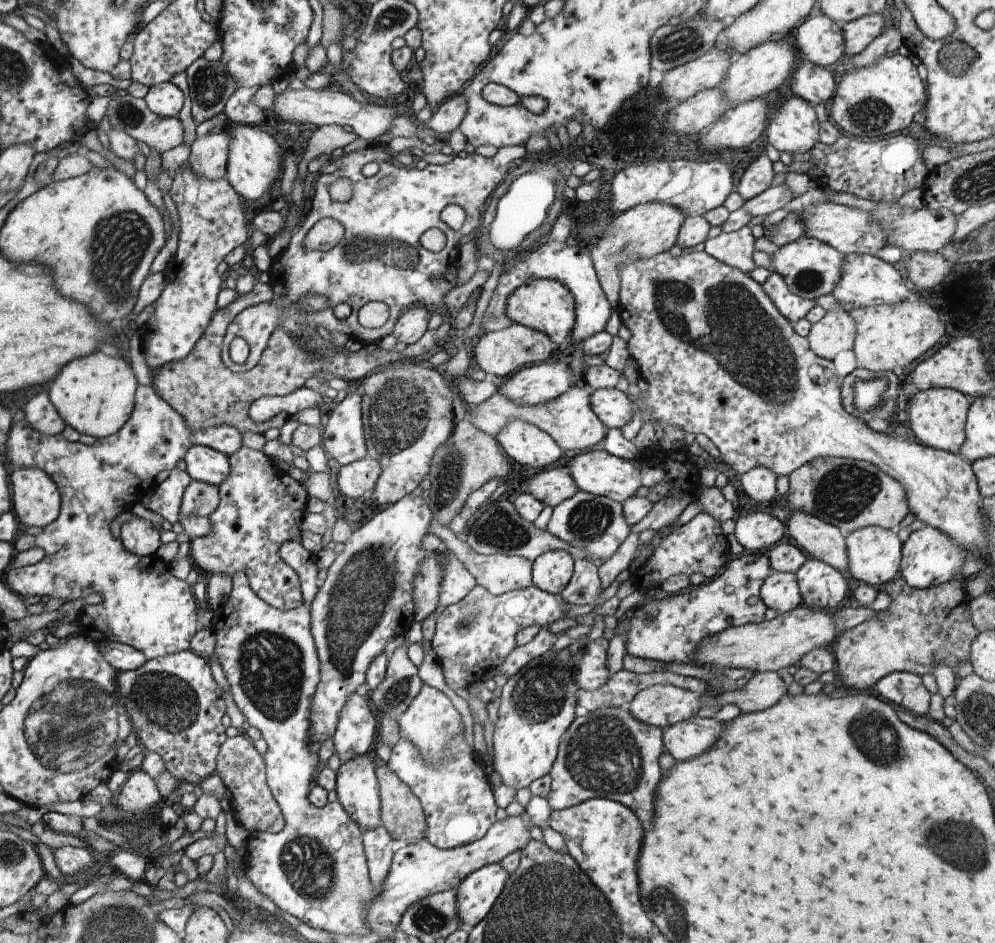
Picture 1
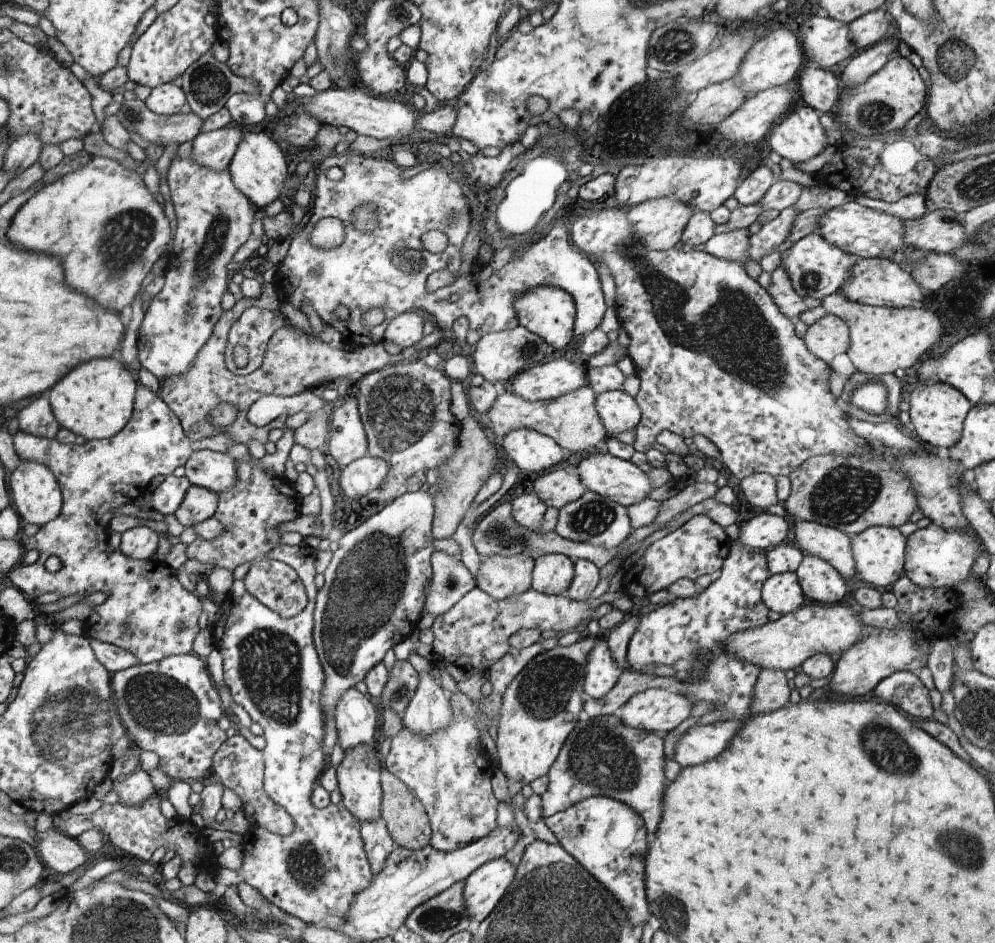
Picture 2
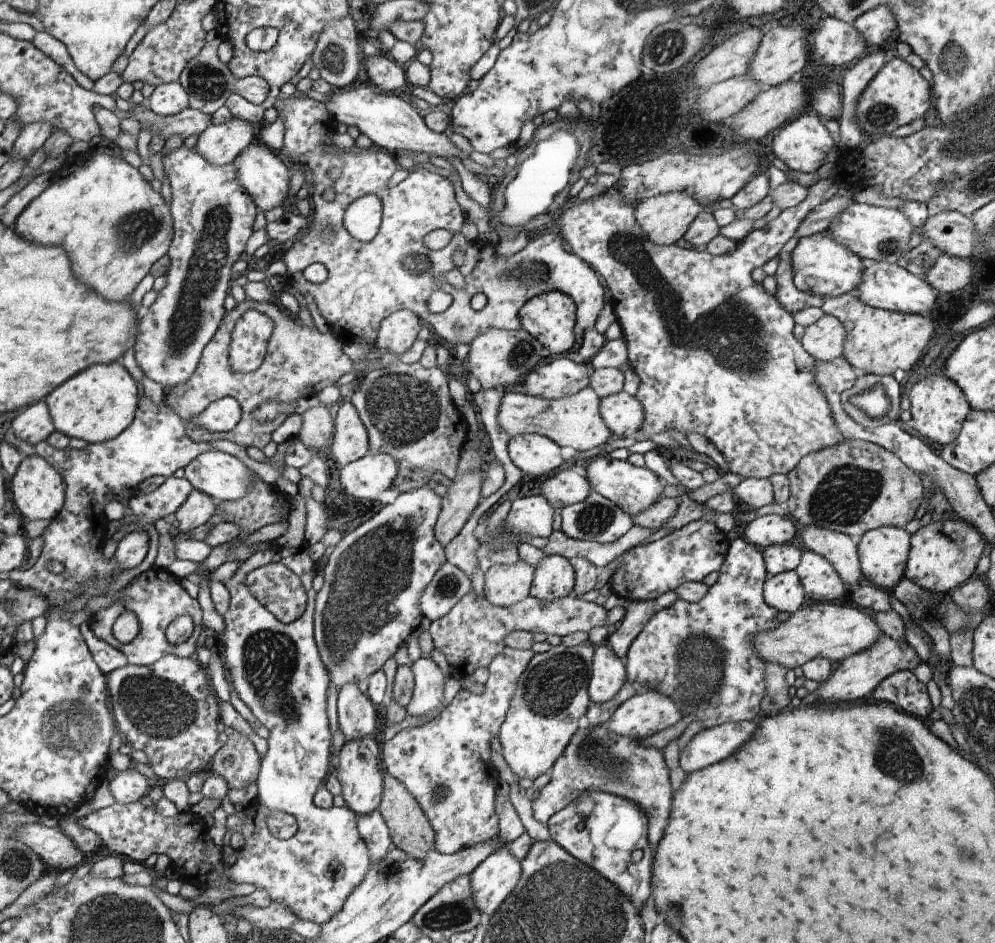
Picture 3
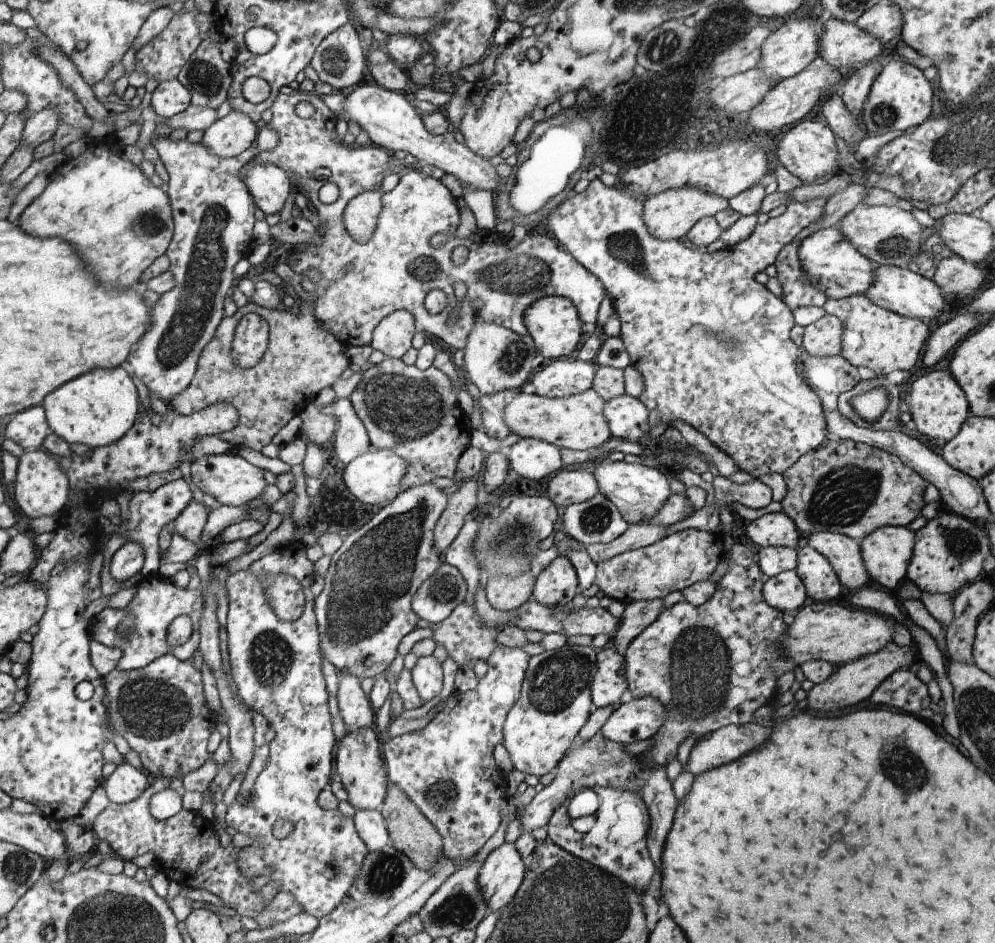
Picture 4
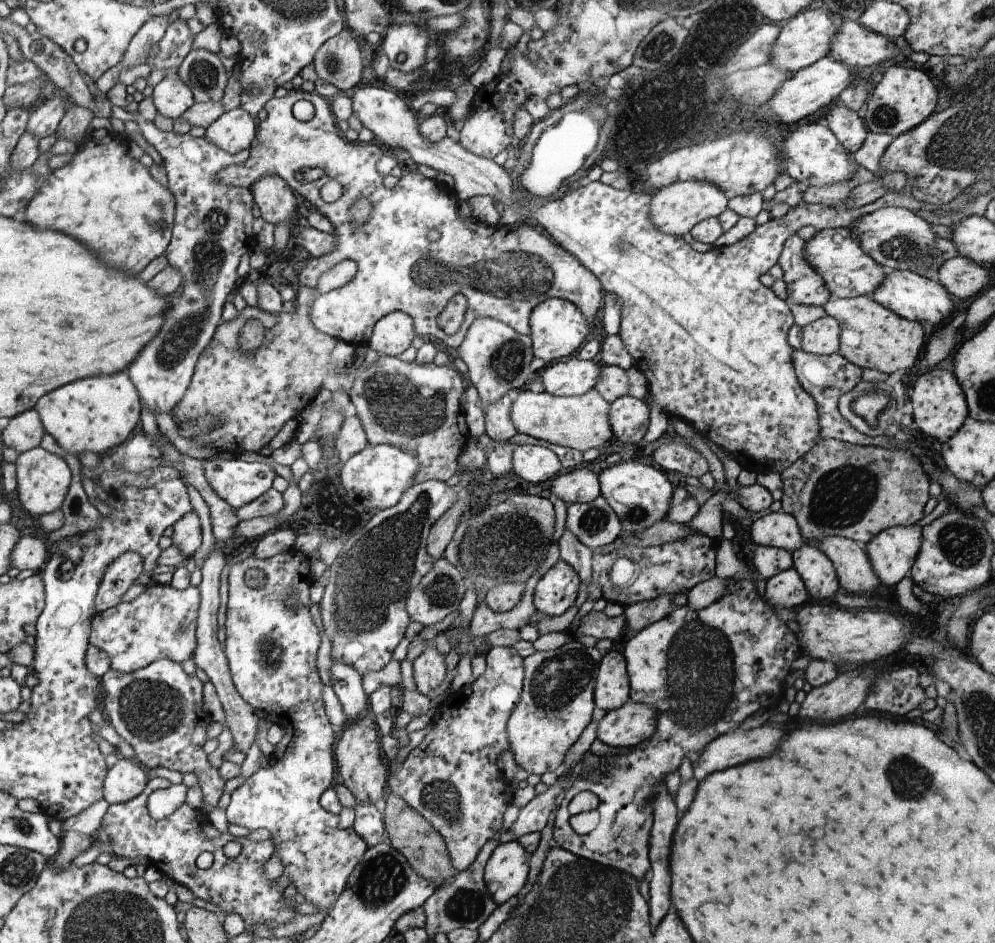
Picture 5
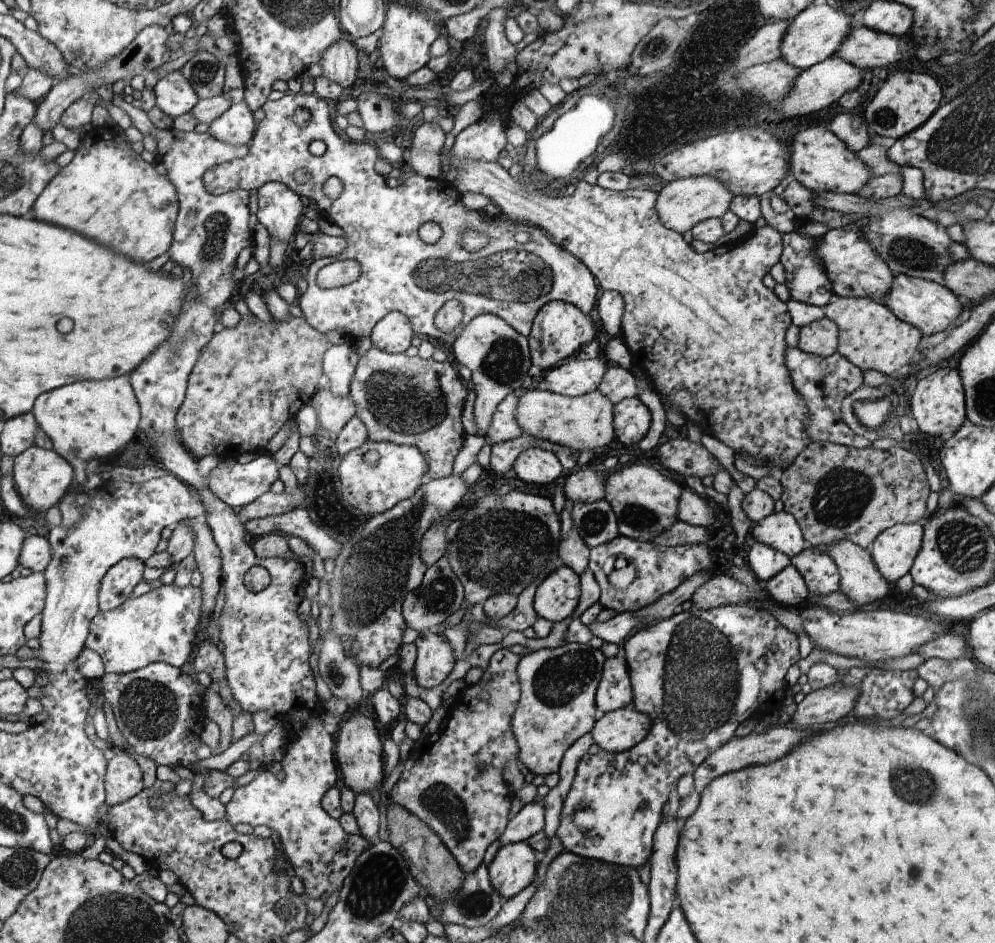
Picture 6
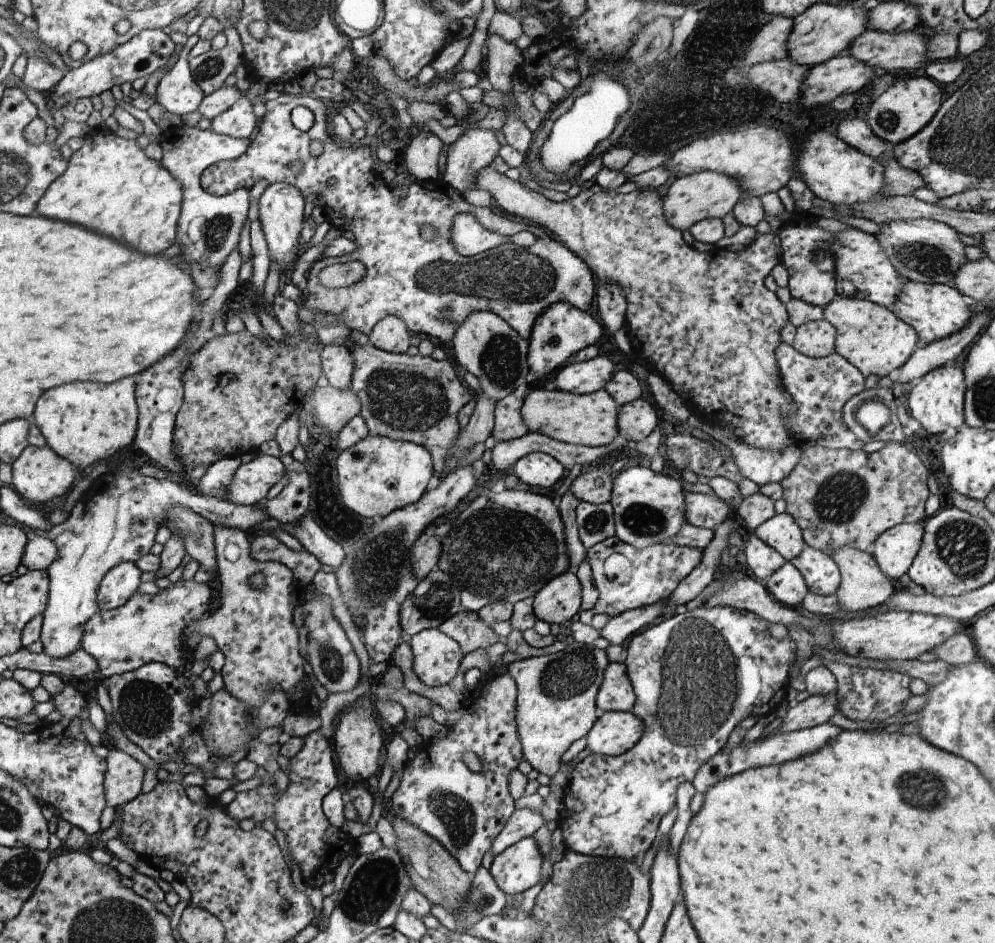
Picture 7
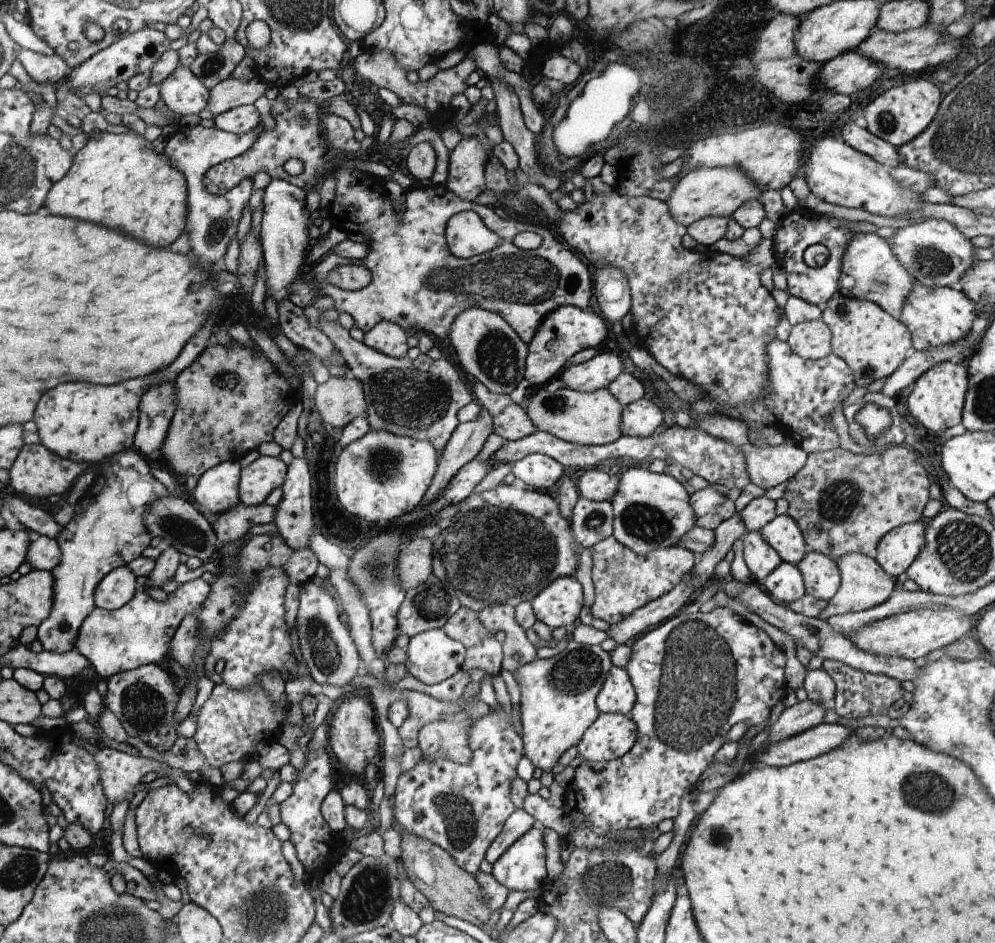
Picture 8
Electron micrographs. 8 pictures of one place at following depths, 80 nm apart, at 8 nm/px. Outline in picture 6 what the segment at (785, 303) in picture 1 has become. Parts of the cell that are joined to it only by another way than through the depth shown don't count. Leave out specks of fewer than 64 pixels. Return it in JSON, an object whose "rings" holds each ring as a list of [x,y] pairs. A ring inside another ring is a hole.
{"rings":[[[797,231],[783,234],[783,254],[780,263],[786,270],[785,286],[788,288],[790,299],[799,301],[808,305],[824,308],[835,297],[831,290],[831,283],[828,281],[826,268],[822,264],[822,260],[816,254],[816,244],[820,237],[802,236]]]}

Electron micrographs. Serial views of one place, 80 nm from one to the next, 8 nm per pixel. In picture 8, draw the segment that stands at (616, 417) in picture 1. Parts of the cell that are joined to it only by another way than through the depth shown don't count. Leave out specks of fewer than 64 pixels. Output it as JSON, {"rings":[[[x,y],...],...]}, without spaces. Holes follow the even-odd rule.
{"rings":[[[648,398],[628,404],[623,414],[623,435],[648,437],[662,424],[662,410]]]}

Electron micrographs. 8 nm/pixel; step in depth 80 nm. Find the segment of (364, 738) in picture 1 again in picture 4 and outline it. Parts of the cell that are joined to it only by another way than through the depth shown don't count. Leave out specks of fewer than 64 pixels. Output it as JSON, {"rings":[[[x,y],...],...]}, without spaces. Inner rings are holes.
{"rings":[[[348,672],[338,673],[337,689],[340,718],[344,721],[346,732],[354,732],[360,728],[372,729],[374,712],[364,690],[360,688],[358,678]]]}

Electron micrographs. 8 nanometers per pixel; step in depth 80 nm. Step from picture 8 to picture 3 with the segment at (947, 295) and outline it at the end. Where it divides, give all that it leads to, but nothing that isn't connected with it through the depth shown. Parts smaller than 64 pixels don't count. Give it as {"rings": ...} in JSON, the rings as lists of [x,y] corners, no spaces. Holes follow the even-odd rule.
{"rings":[[[867,261],[864,278],[856,288],[855,295],[869,306],[902,314],[920,314],[931,316],[930,310],[936,304],[938,292],[926,282],[923,277],[918,277],[901,268],[898,264],[888,262]]]}

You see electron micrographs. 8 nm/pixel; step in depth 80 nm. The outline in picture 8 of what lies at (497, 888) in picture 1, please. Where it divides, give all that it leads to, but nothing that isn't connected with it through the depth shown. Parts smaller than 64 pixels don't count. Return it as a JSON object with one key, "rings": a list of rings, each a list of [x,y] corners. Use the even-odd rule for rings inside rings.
{"rings":[[[542,824],[532,826],[492,866],[491,874],[510,892],[538,890],[548,881],[542,827]]]}

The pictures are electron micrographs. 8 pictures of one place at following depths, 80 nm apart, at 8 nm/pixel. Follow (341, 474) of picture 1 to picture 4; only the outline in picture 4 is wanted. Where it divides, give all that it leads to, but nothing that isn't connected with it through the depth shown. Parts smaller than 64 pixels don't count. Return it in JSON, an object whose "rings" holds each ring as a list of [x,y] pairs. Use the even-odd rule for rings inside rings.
{"rings":[[[371,447],[367,453],[345,466],[342,478],[348,491],[363,504],[381,506],[384,502],[389,502],[389,505],[404,491],[403,478],[407,476],[408,469],[408,462],[402,455],[395,454],[388,448],[377,450]]]}

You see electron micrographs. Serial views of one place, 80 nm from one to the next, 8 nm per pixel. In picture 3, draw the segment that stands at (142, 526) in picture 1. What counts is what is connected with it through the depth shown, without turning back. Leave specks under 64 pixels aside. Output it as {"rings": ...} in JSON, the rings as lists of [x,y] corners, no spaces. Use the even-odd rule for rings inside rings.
{"rings":[[[128,528],[128,534],[120,540],[118,543],[118,549],[116,550],[114,557],[120,570],[130,570],[139,566],[142,560],[146,558],[146,552],[148,552],[148,532],[140,532]]]}

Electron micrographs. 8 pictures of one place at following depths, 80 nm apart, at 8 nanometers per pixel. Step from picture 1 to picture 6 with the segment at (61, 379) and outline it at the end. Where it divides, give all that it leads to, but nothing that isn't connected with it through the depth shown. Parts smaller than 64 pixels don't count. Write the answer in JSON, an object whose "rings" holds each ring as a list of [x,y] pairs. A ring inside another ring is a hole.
{"rings":[[[128,376],[114,380],[88,380],[62,386],[48,394],[40,394],[32,411],[41,428],[54,445],[53,450],[75,467],[76,481],[82,489],[87,486],[86,468],[91,460],[102,461],[106,456],[124,450],[134,438],[140,421],[138,396]]]}

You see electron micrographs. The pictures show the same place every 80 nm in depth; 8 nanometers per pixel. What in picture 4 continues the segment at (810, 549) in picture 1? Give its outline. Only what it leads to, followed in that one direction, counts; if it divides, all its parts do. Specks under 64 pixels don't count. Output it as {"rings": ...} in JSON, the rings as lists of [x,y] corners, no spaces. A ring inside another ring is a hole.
{"rings":[[[816,532],[804,542],[818,550],[830,562],[842,585],[852,590],[860,590],[872,583],[864,566],[859,540],[840,533]]]}

